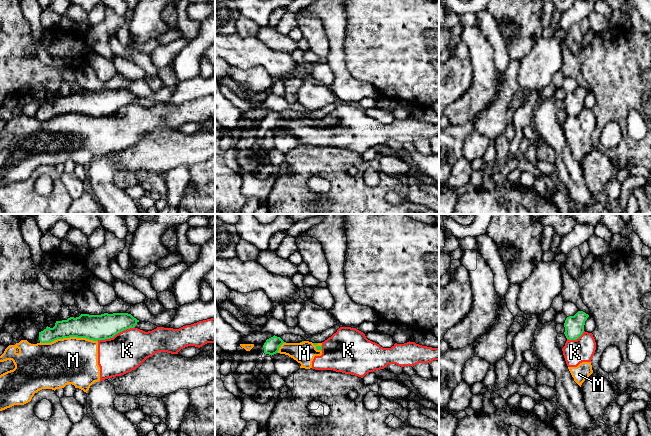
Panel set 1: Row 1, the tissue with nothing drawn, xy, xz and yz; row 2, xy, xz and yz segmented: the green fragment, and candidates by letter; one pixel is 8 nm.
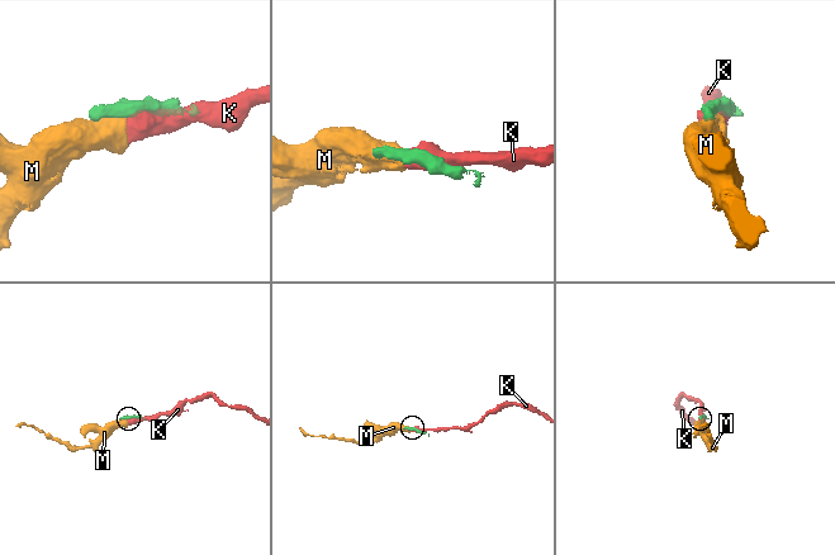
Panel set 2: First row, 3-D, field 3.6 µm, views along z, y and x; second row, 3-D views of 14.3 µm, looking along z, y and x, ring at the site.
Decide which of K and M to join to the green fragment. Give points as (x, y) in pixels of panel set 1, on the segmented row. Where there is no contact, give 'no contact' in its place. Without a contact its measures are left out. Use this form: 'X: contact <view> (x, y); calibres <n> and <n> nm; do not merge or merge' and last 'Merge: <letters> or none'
K: contact xy (115, 334); calibres 200 and 320 nm; do not merge
M: contact xy (68, 337); calibres 200 and 380 nm; do not merge
Merge: none

